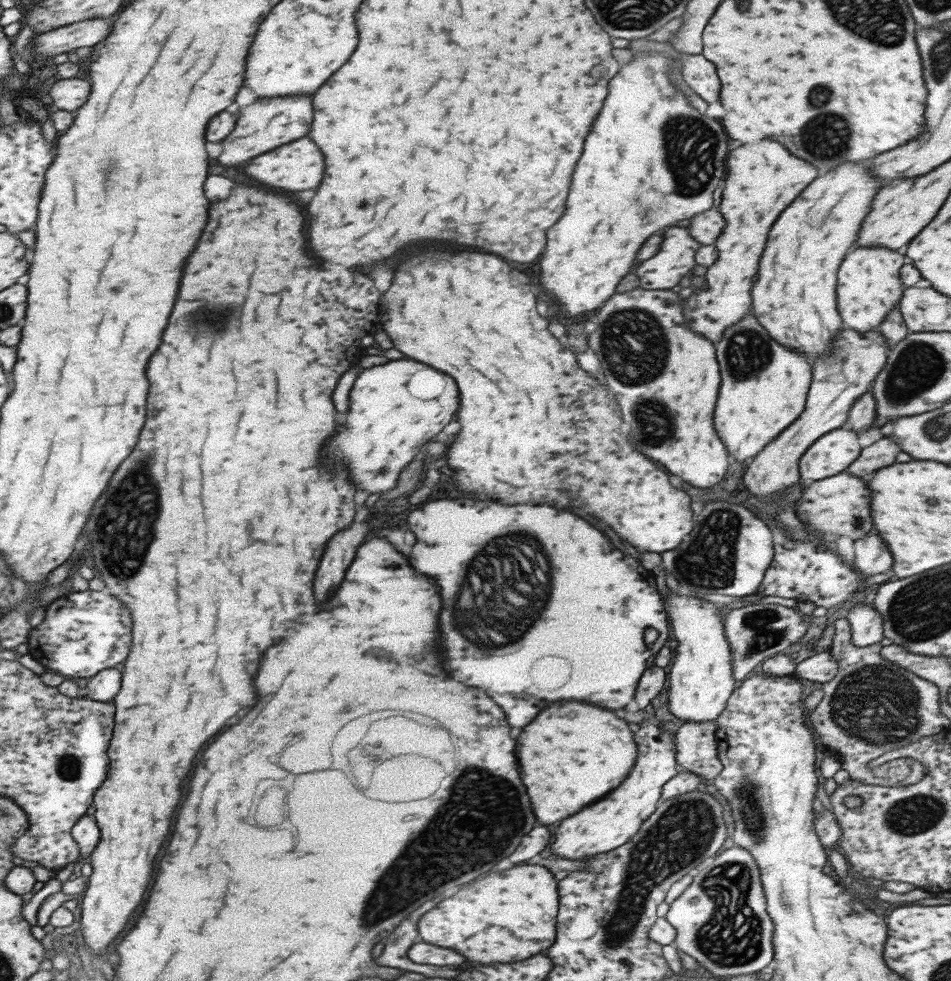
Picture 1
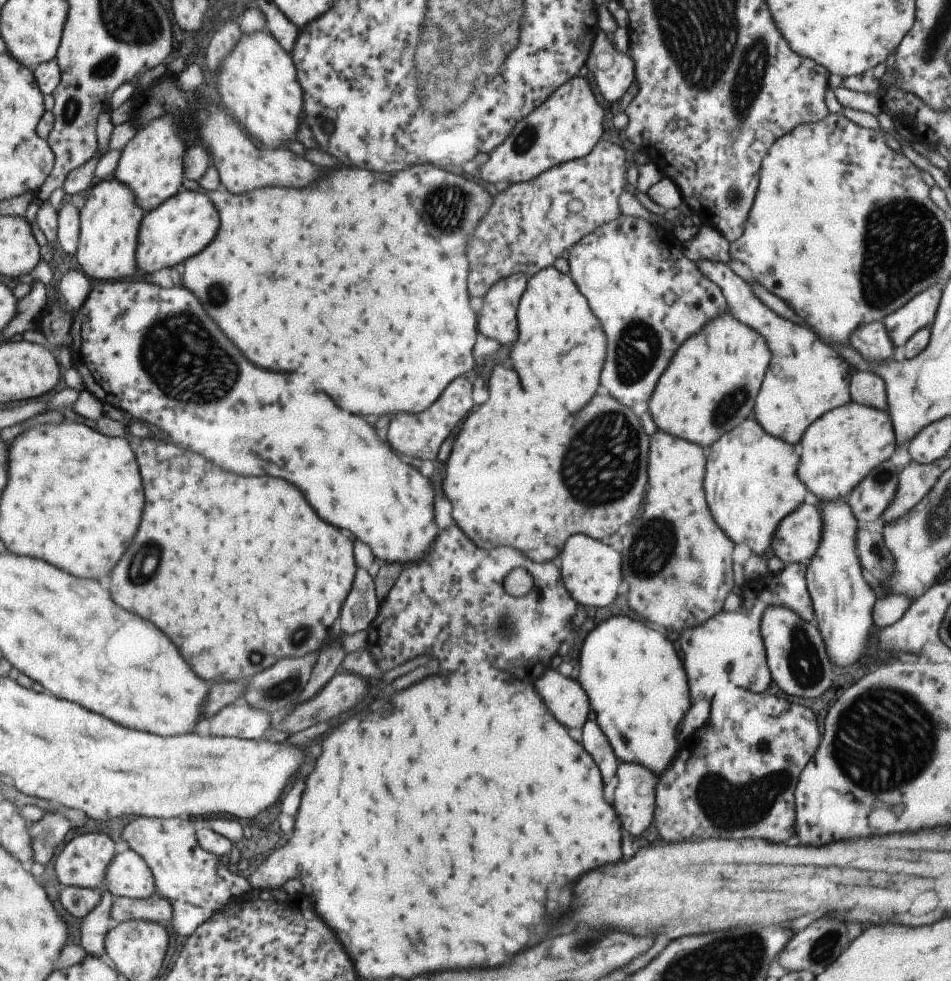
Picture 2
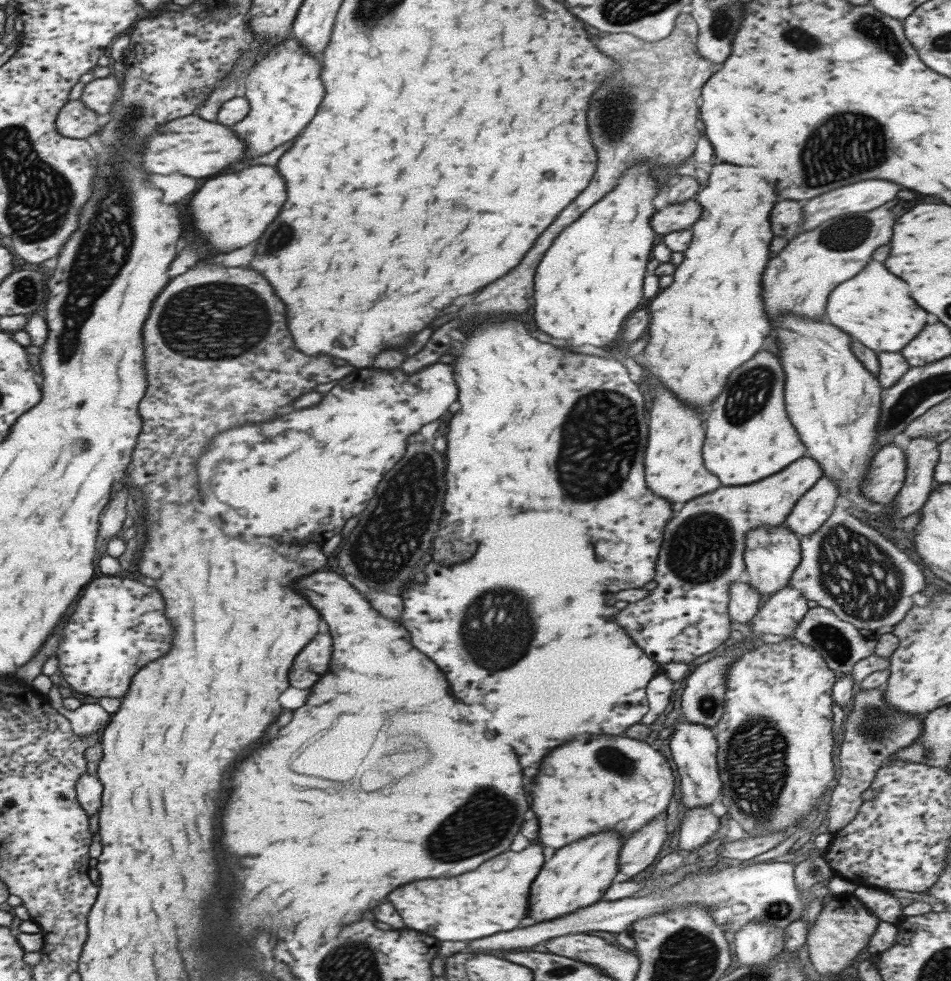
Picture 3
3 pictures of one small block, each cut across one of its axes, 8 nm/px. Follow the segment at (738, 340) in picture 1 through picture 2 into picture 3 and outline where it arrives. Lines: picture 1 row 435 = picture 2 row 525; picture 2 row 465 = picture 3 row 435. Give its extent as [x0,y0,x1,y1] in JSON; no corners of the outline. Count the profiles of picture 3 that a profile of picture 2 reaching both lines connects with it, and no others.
[703,352,807,486]

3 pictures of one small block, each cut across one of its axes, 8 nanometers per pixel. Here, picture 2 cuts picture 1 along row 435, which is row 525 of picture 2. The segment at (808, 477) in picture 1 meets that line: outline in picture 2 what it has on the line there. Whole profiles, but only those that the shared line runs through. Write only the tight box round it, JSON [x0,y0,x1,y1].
[807,500,875,668]

